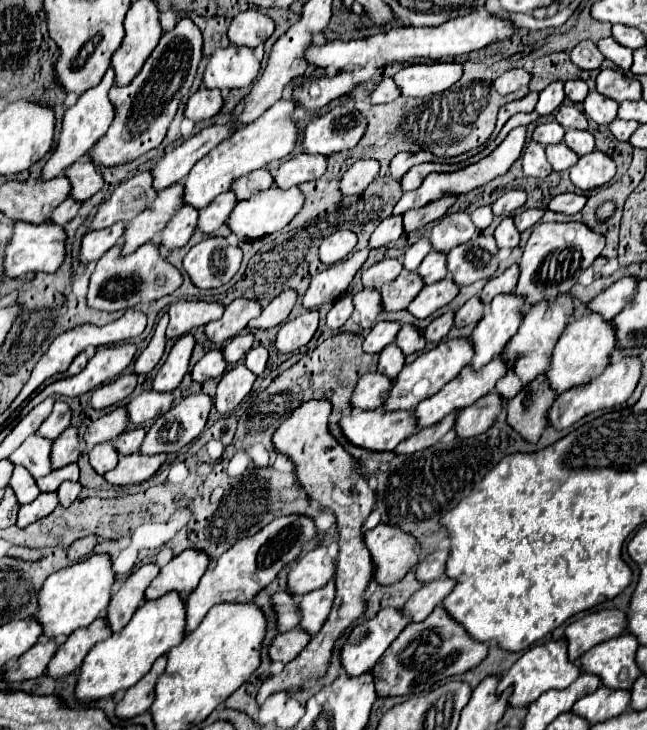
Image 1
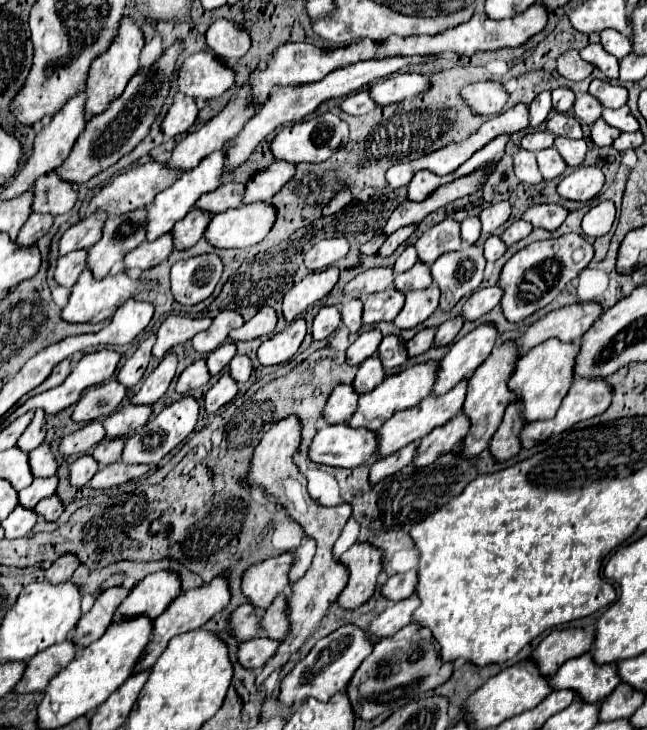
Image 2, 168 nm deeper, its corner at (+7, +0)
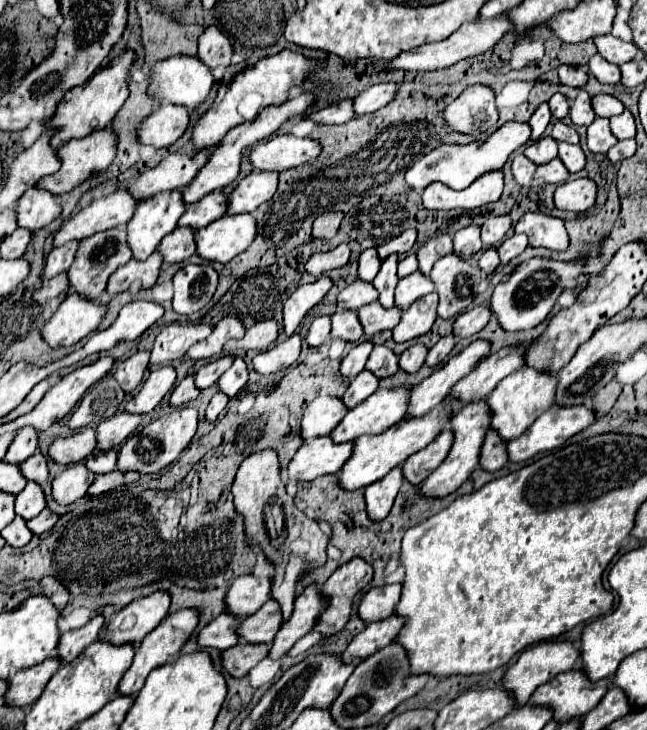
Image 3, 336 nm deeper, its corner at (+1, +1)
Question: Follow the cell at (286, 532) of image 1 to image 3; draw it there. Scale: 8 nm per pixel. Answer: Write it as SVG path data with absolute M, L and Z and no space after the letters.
M181 609L181 611L165 617L165 619L139 643L139 647L137 647L137 651L135 651L133 665L125 671L123 679L121 679L119 685L117 685L117 695L127 695L127 697L133 697L133 699L135 699L137 693L141 691L147 675L149 675L153 669L157 669L157 667L161 667L161 665L165 665L165 663L171 663L171 661L179 655L179 649L185 645L185 641L189 639L189 635L193 633L193 629L197 627L197 621L199 621L199 613L197 613L195 609Z

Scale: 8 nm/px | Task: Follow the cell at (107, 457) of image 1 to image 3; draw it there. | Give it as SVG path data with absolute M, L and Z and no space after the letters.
M83 463L69 465L63 473L59 473L53 479L51 497L59 505L71 505L71 503L75 503L77 499L81 499L87 493L93 479L95 479L95 475L89 473L89 469L85 469Z

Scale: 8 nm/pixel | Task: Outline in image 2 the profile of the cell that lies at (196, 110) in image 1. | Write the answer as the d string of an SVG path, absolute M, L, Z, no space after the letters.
M177 94L173 104L171 104L171 108L169 108L169 112L165 114L163 124L161 124L163 134L167 138L171 138L171 136L187 132L195 124L197 114L199 114L199 108L195 104L195 98Z

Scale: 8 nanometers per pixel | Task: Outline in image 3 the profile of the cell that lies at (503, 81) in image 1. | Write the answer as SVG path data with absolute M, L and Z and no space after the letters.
M471 85L443 109L441 117L457 133L483 133L499 119L495 95L485 85Z

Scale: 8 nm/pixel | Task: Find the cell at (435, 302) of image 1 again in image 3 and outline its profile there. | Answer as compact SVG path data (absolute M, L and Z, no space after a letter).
M431 293L415 301L407 311L403 311L399 325L393 329L393 341L405 343L415 337L425 335L437 319L437 295Z

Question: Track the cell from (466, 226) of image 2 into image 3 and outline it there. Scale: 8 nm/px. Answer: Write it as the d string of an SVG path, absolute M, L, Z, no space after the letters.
M469 225L469 227L465 227L453 235L453 253L455 255L469 259L475 253L479 253L481 249L483 249L483 243L479 237L477 225Z

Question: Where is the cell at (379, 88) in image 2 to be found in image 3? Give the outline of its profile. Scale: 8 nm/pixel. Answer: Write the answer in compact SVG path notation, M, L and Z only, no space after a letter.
M381 83L381 85L373 85L373 87L365 89L363 93L359 93L353 99L353 111L355 111L355 115L375 113L377 109L381 109L383 105L387 105L393 99L395 91L397 91L395 83Z

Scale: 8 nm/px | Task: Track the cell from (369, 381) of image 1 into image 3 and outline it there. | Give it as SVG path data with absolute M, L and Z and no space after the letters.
M325 395L315 397L303 411L301 439L307 441L307 439L329 435L333 427L341 421L341 417L345 417L347 411L349 409L337 397L325 397Z

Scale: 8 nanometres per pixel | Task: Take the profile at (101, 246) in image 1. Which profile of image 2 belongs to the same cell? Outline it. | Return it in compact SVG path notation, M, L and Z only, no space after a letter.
M75 250L71 254L65 254L59 258L55 268L55 280L61 286L73 286L79 278L79 274L85 270L87 250Z

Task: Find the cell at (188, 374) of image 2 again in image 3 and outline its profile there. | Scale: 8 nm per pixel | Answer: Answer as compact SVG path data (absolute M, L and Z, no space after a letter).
M185 377L185 379L173 389L171 399L169 399L169 405L181 407L181 405L193 401L197 395L199 395L199 391L197 391L197 387L193 385L193 377Z

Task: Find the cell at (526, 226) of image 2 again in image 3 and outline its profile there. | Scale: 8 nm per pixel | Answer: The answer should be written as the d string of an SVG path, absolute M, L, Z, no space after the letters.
M513 235L513 237L505 239L501 243L501 247L497 249L501 265L507 265L511 259L515 259L517 255L521 255L525 251L525 247L527 247L527 237L525 235Z

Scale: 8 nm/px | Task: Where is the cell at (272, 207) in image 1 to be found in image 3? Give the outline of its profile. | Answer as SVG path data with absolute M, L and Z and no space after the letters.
M251 215L219 217L205 229L195 231L195 253L207 263L229 263L253 243L253 237L255 221Z

